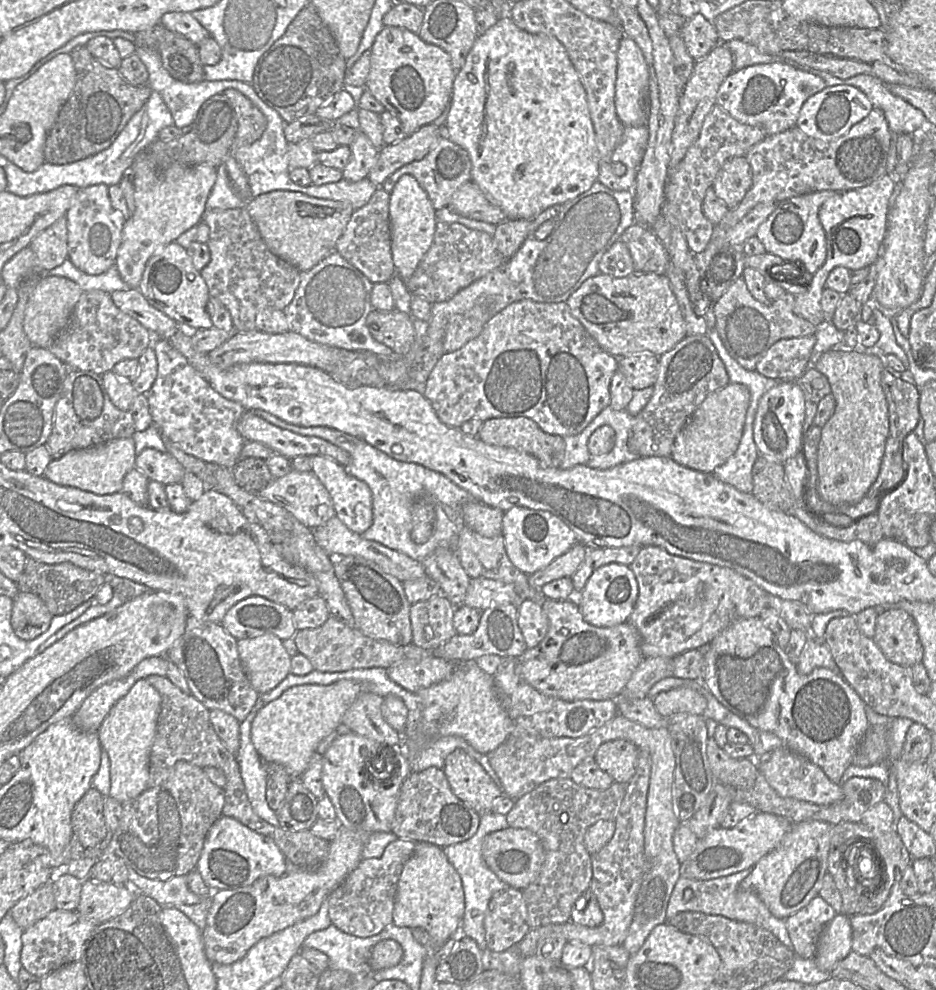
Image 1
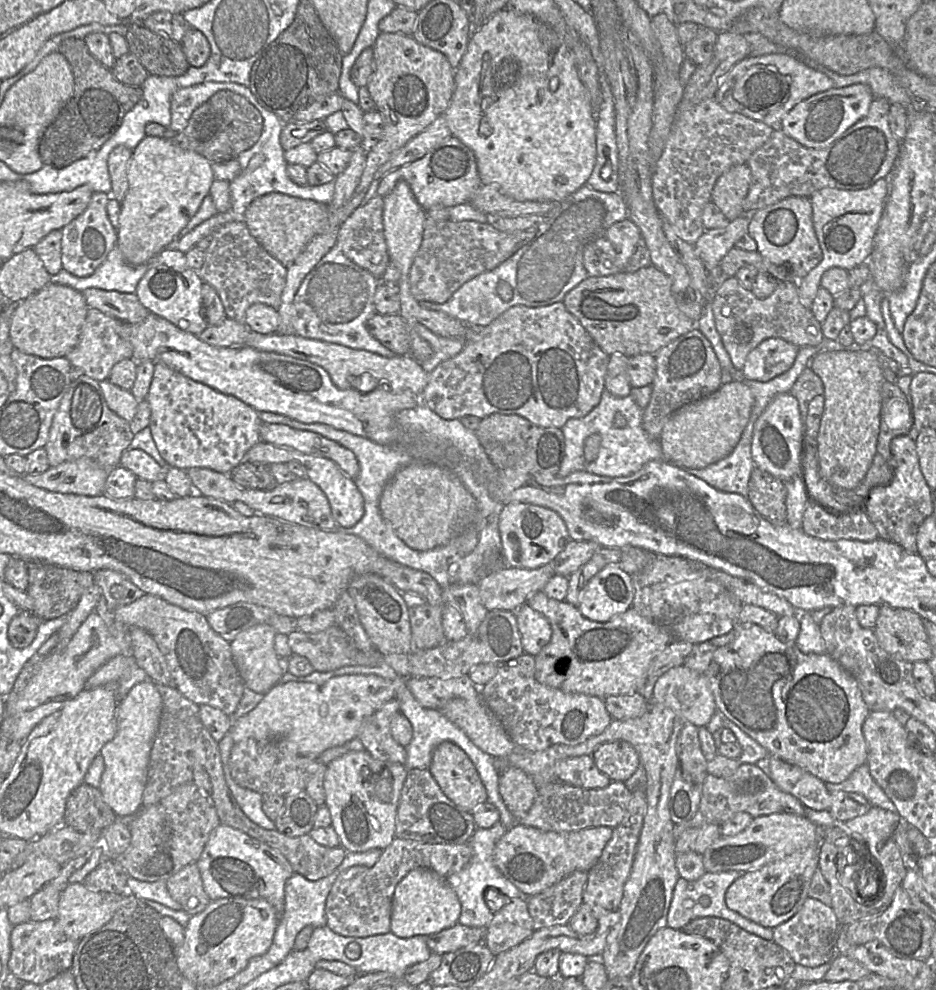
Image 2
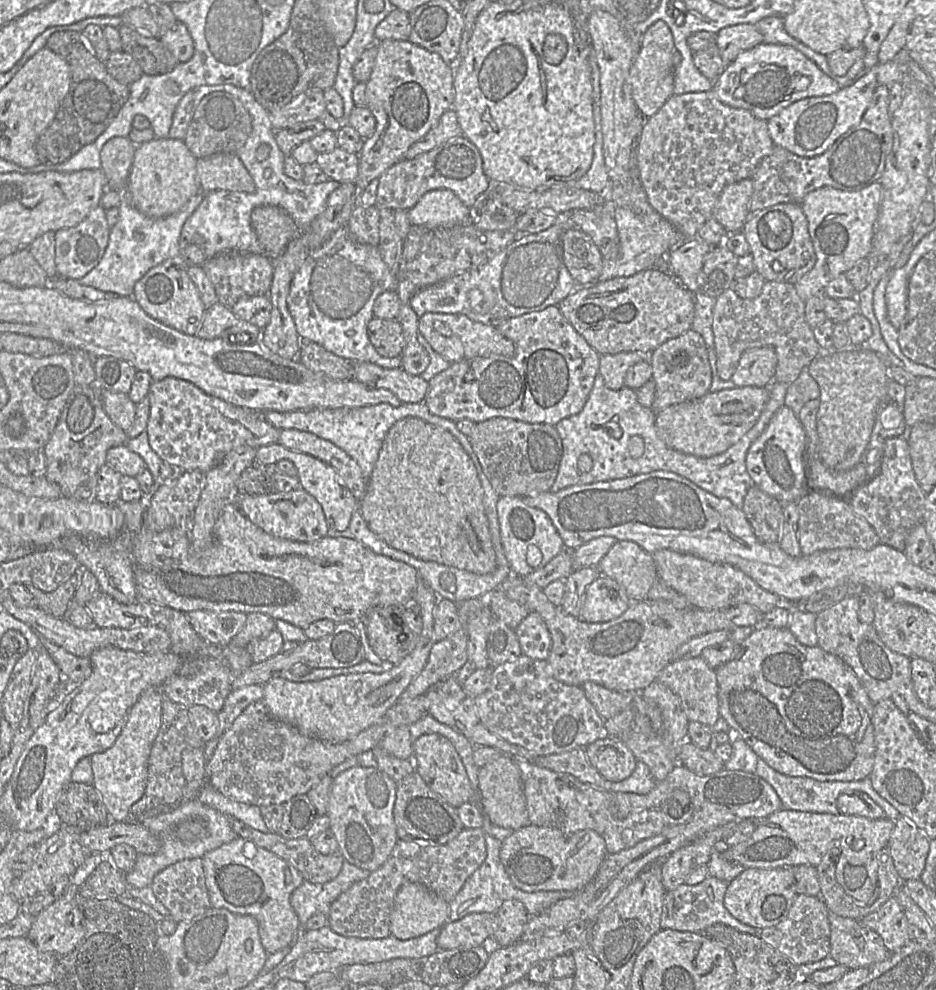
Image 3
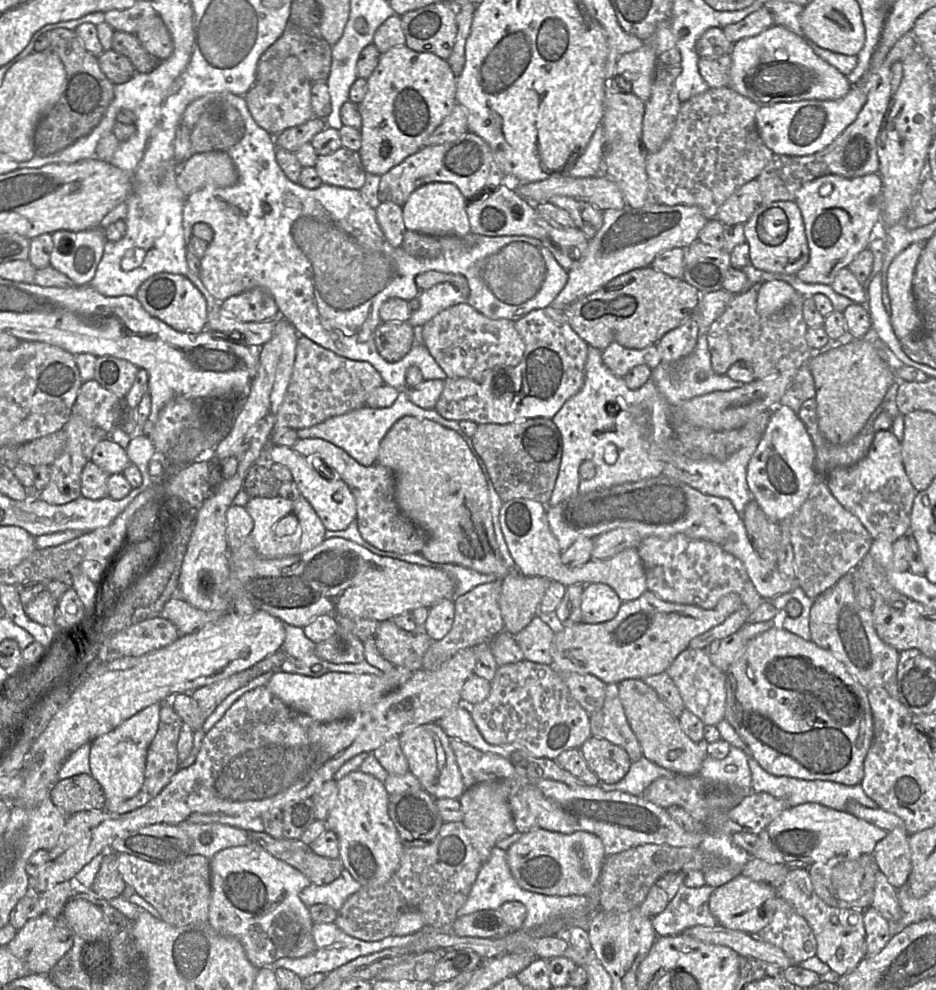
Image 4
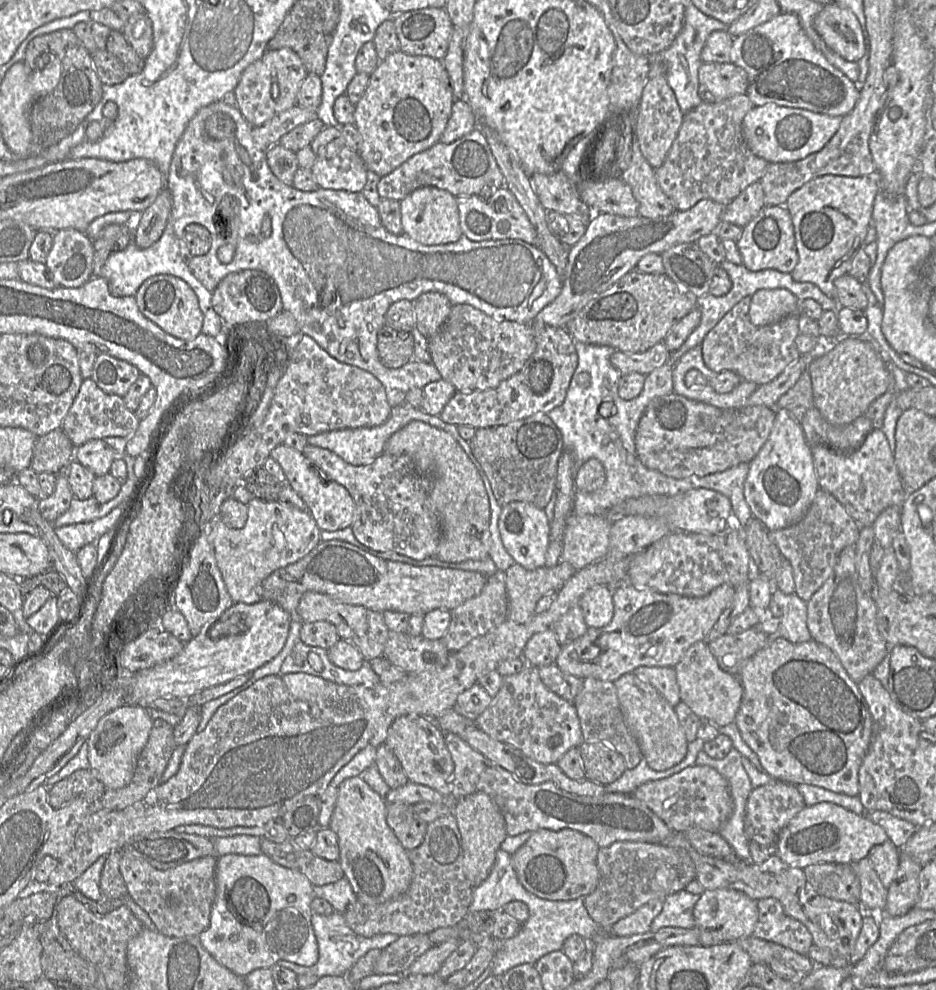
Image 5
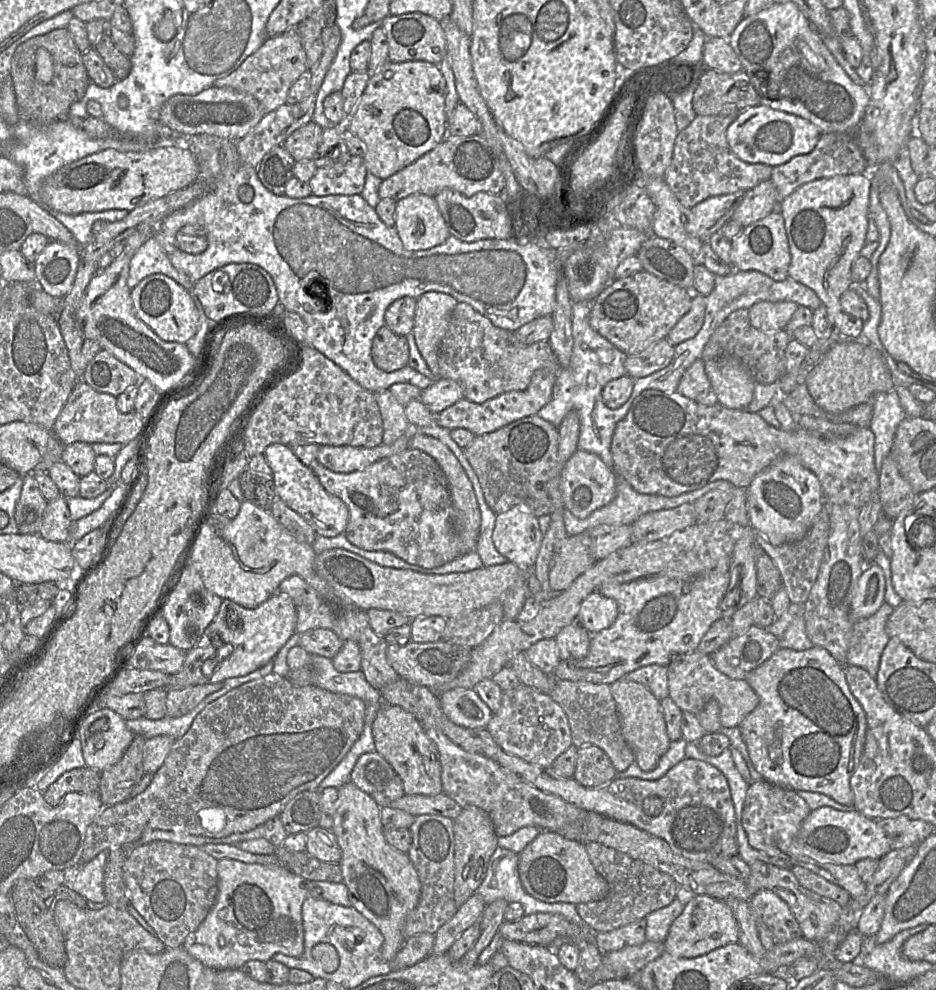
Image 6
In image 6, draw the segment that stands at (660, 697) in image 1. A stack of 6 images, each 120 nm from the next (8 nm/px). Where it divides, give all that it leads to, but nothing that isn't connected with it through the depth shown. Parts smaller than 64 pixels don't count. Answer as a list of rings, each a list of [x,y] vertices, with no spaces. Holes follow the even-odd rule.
[[[697,650],[675,657],[667,666],[669,697],[683,711],[698,715],[707,702],[715,700],[720,705],[720,723],[723,728],[738,727],[744,718],[759,704],[759,698],[746,680],[731,679],[714,665],[712,657]]]

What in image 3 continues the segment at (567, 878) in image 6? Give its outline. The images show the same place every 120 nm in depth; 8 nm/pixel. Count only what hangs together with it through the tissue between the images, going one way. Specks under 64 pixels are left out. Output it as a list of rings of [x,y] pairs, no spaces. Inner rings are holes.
[[[528,824],[501,842],[500,860],[512,883],[525,892],[578,892],[596,876],[607,856],[604,838],[585,829],[565,835],[558,829]]]

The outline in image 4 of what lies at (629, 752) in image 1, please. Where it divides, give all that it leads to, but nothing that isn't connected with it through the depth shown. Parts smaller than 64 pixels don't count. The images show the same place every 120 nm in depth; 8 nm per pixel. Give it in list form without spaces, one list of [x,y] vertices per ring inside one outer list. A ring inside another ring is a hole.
[[[591,736],[579,748],[600,783],[615,784],[628,773],[632,761],[627,752],[603,738]]]

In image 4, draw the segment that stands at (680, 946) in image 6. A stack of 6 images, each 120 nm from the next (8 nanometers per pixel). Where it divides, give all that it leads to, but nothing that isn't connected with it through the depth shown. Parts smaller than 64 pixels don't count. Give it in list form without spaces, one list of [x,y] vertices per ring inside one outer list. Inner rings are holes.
[[[739,874],[729,882],[714,888],[709,898],[709,910],[718,925],[733,930],[758,933],[771,922],[777,898],[776,888],[771,884]]]

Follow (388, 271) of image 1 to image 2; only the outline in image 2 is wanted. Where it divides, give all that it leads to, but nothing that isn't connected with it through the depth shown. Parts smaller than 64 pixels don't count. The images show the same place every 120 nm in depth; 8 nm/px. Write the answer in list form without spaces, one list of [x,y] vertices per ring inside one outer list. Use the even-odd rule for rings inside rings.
[[[377,194],[367,204],[359,206],[341,225],[338,246],[346,257],[381,279],[391,262],[384,233],[384,198]]]

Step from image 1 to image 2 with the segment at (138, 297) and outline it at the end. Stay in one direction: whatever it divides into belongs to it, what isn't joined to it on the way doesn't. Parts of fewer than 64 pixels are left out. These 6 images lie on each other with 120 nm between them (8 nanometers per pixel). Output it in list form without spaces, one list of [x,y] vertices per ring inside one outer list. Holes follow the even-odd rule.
[[[90,288],[83,291],[82,294],[89,308],[97,309],[130,324],[140,323],[150,314],[136,293]]]

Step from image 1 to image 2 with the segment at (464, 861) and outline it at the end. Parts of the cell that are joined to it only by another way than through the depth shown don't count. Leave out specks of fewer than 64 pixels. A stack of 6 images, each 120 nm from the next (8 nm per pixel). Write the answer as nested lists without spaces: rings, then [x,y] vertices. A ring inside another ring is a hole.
[[[498,821],[490,828],[476,828],[467,843],[473,849],[470,861],[456,874],[451,875],[447,880],[453,887],[461,904],[461,913],[458,923],[467,927],[487,928],[493,918],[494,912],[491,905],[496,906],[499,898],[522,898],[529,896],[522,893],[511,881],[509,881],[495,866],[493,851],[497,841],[506,833],[507,829]]]

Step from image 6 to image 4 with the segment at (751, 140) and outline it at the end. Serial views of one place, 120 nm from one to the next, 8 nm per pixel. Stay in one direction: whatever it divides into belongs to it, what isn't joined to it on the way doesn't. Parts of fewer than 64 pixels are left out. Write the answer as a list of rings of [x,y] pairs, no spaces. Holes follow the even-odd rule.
[[[868,73],[838,100],[803,100],[761,107],[756,112],[756,126],[765,145],[774,154],[806,156],[830,145],[858,116],[868,93]]]

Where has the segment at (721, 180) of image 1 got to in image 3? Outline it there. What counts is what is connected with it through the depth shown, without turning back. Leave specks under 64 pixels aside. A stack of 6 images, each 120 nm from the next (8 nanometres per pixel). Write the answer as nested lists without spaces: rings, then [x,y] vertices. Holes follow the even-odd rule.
[[[752,178],[740,180],[724,188],[713,209],[713,216],[728,233],[743,230],[751,214],[754,191]]]

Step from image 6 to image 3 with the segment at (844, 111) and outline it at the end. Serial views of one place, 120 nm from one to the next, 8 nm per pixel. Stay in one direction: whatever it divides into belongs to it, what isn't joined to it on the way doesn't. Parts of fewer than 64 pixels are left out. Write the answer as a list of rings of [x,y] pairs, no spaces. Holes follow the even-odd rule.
[[[764,42],[741,52],[720,77],[712,82],[713,90],[722,103],[733,108],[745,109],[765,121],[798,100],[831,95],[840,89],[833,78],[797,49]]]

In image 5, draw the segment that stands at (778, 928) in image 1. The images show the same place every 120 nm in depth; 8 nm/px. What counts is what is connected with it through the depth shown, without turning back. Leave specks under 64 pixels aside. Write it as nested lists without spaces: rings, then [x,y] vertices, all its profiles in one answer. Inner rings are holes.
[[[684,890],[677,891],[665,898],[661,912],[650,926],[650,932],[657,932],[665,927],[694,928],[693,910],[700,895]]]

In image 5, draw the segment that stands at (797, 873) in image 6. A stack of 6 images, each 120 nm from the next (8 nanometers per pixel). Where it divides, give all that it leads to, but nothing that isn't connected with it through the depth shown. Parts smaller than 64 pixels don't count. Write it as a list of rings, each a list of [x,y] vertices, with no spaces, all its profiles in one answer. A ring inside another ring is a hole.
[[[817,863],[803,871],[818,894],[850,904],[860,903],[860,883],[851,864]]]

